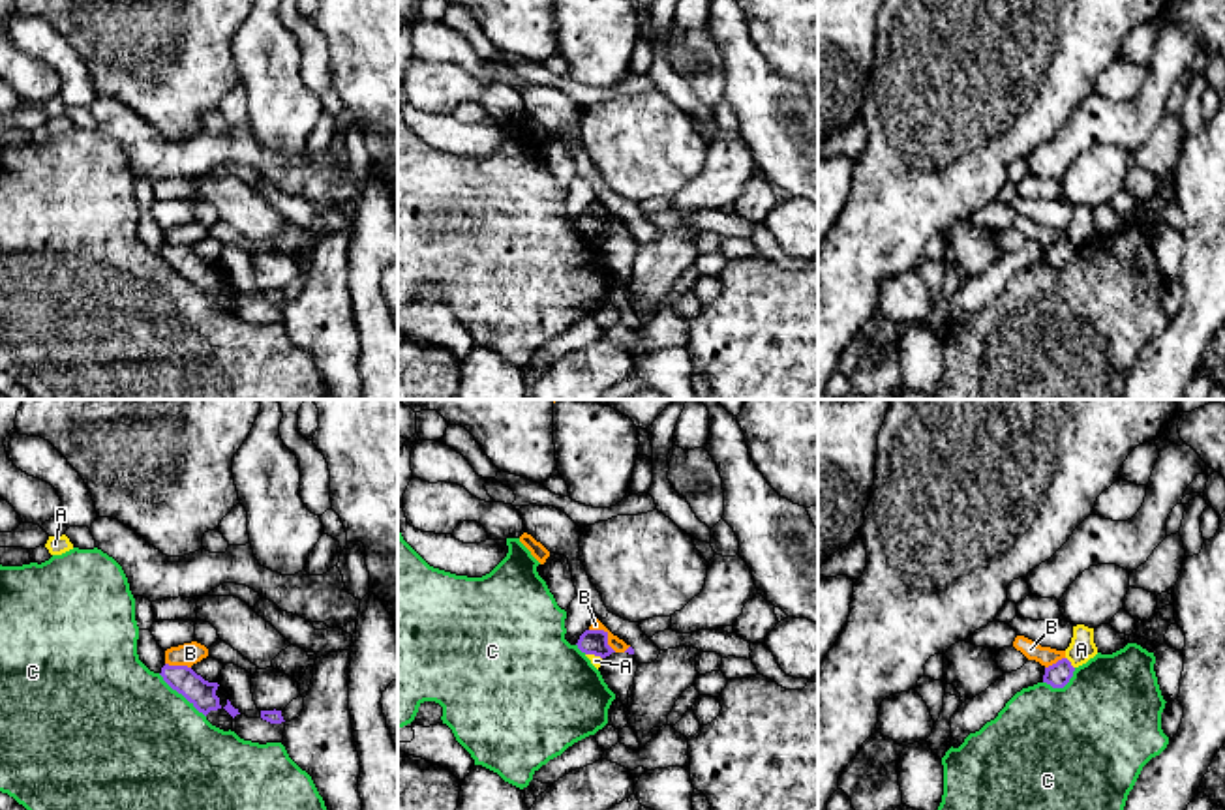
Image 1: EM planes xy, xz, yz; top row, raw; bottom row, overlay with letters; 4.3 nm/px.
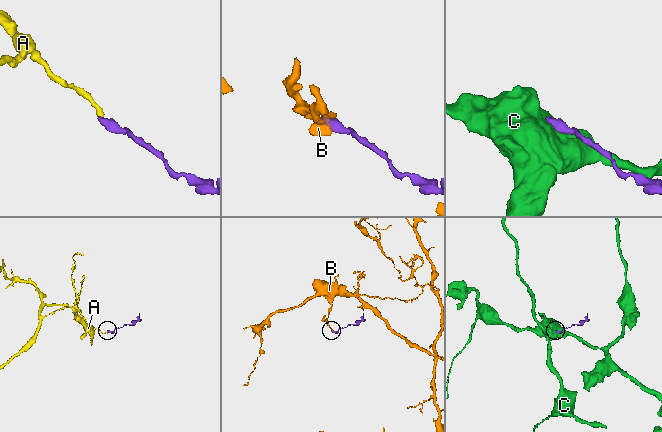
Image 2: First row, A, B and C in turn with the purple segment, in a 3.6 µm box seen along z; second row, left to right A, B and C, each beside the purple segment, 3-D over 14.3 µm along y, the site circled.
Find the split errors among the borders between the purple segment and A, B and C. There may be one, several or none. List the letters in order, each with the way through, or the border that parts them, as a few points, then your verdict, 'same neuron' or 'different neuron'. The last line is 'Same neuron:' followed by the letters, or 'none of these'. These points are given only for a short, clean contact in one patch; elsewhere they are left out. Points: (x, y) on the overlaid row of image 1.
A: border along yz (1066, 657), (1073, 668); different neuron
B: border along xz (589, 629), (601, 629), (616, 651); different neuron
C: different neuron
Same neuron: none of these

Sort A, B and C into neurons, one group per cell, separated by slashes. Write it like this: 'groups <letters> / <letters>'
groups A / B / C

